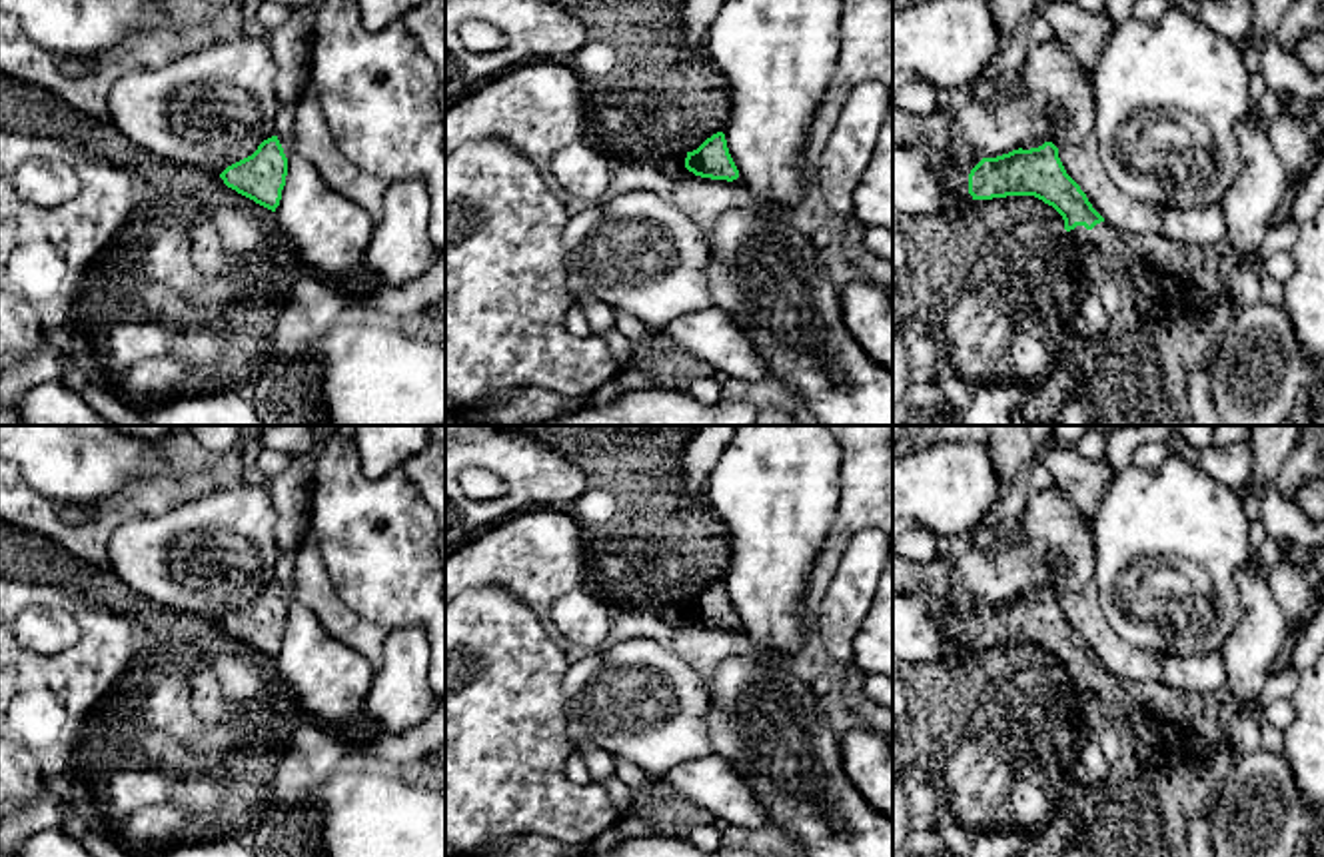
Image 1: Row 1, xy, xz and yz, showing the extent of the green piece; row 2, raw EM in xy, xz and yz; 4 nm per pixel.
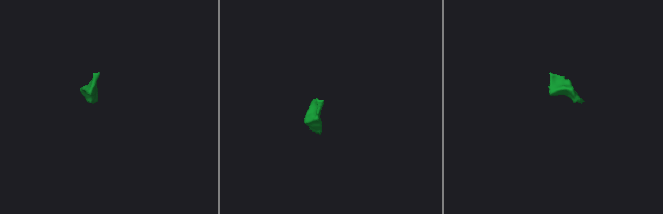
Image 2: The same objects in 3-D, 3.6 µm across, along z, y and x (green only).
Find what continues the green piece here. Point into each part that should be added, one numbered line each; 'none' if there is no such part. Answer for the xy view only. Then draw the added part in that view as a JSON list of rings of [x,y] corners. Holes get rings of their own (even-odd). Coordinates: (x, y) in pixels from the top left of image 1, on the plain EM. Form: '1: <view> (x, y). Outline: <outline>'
none

